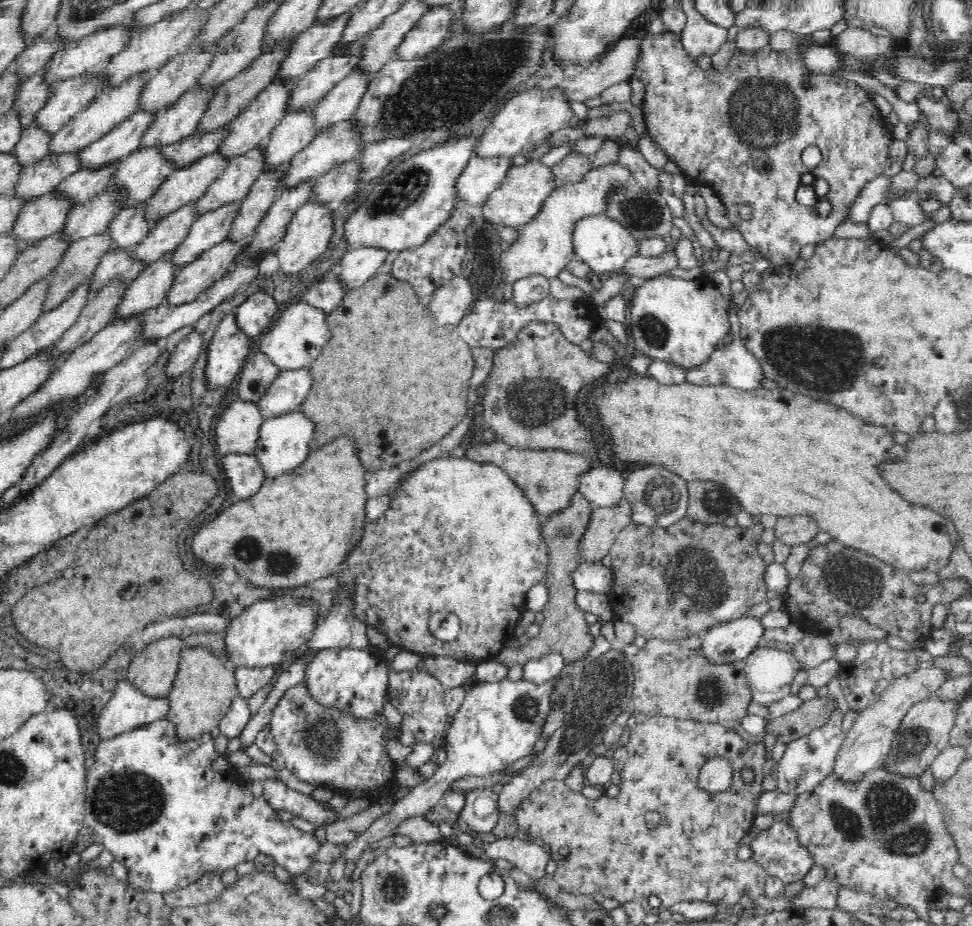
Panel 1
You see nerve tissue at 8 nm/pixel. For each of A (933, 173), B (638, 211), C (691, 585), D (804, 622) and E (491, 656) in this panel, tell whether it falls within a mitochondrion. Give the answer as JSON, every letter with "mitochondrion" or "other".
{"A":"other","B":"mitochondrion","C":"mitochondrion","D":"other","E":"other"}

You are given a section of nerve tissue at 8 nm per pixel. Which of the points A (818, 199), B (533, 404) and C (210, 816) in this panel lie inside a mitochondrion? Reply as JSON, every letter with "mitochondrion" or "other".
{"A":"other","B":"mitochondrion","C":"other"}

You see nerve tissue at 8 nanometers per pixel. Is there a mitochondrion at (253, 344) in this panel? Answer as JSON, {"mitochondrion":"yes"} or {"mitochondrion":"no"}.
{"mitochondrion":"no"}

